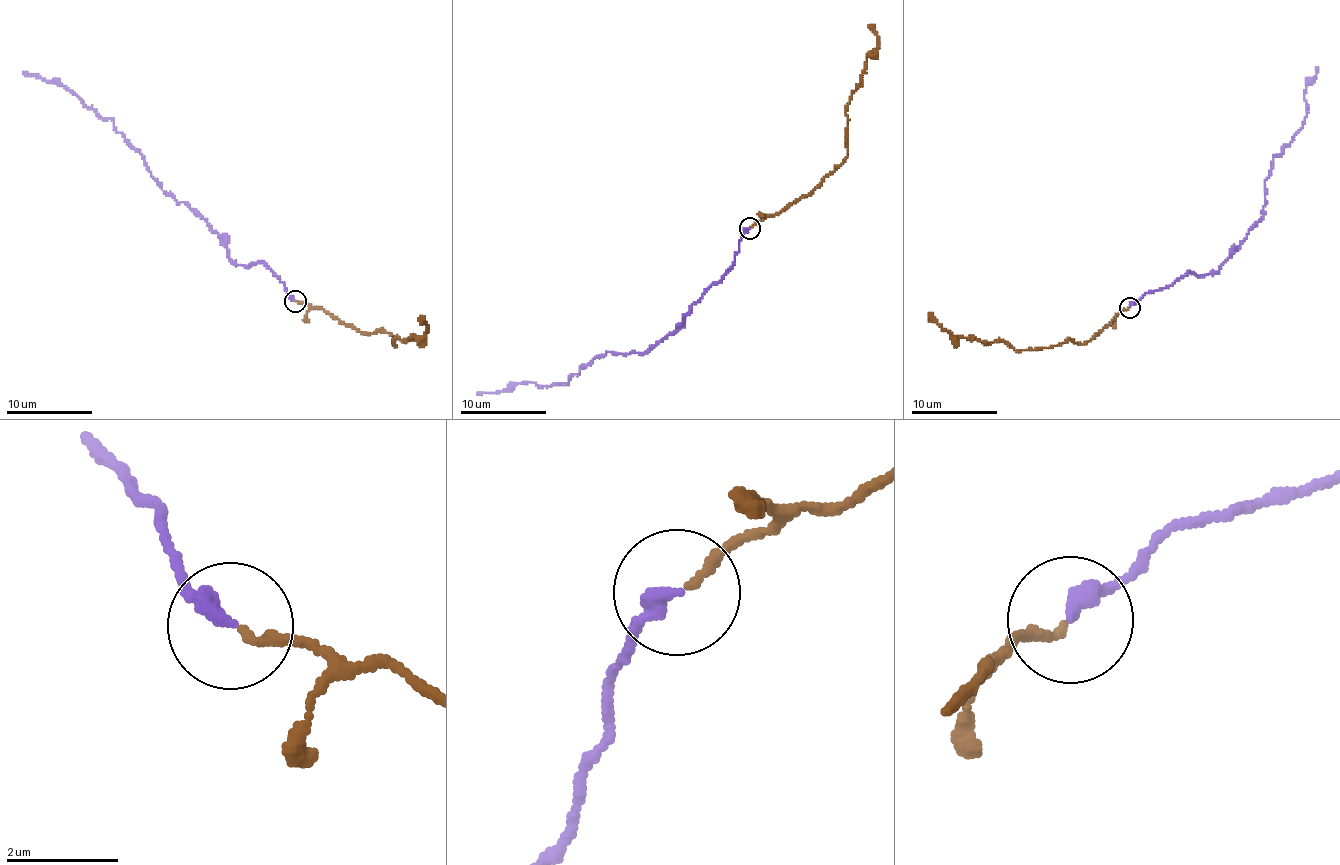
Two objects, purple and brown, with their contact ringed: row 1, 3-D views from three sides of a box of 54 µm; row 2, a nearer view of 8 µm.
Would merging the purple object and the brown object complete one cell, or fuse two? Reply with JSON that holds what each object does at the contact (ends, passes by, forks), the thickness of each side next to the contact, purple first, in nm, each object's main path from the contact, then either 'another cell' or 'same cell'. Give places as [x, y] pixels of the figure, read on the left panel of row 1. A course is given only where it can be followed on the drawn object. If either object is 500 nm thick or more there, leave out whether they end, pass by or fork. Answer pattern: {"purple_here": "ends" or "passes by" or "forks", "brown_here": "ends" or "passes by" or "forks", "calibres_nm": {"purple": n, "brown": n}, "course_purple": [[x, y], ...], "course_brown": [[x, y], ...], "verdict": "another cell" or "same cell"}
{"purple_here": "ends", "brown_here": "ends", "calibres_nm": {"purple": 320, "brown": 150}, "course_purple": [[295, 300], [262, 263], [236, 264], [187, 204], [162, 189], [111, 120], [23, 71]], "course_brown": [[295, 301], [324, 309], [359, 331], [369, 335], [380, 330], [391, 335], [392, 344], [426, 332], [420, 316]], "verdict": "same cell"}

